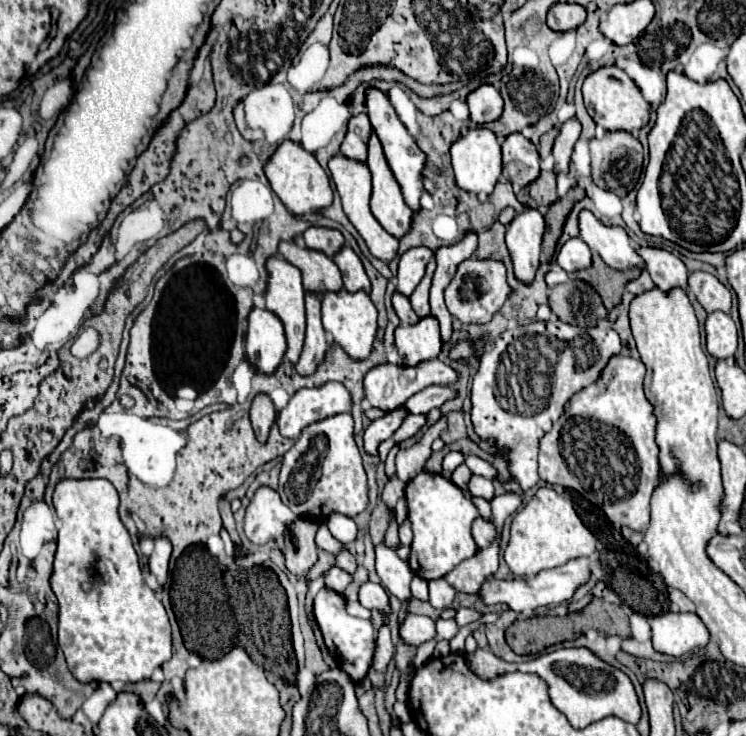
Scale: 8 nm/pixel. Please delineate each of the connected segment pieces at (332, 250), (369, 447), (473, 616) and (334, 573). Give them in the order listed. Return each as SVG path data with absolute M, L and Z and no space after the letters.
M309 227L303 233L303 241L305 241L305 245L309 249L321 251L327 257L333 257L345 245L345 239L343 239L343 235L339 231L323 229L323 227Z
M399 407L387 415L383 415L381 419L375 419L367 429L365 429L365 451L369 455L377 455L377 449L383 441L387 441L405 421L405 417L409 415L409 411L405 407Z
M459 607L457 609L457 615L455 615L455 621L459 627L467 625L467 623L473 623L473 621L479 621L483 617L483 613L475 611L475 609L465 609L465 607Z
M333 565L327 571L325 585L329 585L331 589L335 589L335 591L343 593L343 591L345 591L345 587L347 587L352 580L353 577L351 575L345 573L345 571L337 567L337 565Z

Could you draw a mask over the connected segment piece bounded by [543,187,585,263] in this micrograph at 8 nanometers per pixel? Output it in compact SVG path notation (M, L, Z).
M573 187L567 193L567 197L559 199L557 203L553 203L547 209L547 215L545 215L545 235L543 235L543 261L551 263L553 253L555 253L555 247L557 247L557 241L559 241L559 237L563 233L565 219L571 213L573 205L577 201L581 201L583 197L585 197L585 191L581 187Z

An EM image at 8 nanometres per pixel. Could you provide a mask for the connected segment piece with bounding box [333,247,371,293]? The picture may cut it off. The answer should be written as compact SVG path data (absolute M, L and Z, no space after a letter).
M343 247L333 257L333 261L337 263L337 267L339 267L341 275L343 275L345 291L349 291L349 293L357 293L357 291L369 293L371 291L371 283L369 283L369 277L365 275L361 259L353 253L351 247Z

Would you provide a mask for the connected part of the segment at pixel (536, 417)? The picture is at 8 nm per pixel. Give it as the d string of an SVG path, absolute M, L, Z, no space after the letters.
M549 319L549 321L533 321L529 325L507 329L495 339L493 347L481 357L481 365L473 377L473 389L471 389L473 429L481 437L481 441L493 439L497 447L509 449L507 461L523 493L527 493L531 487L539 483L537 447L543 435L551 431L551 425L555 419L559 419L565 403L577 391L583 391L589 383L595 383L601 377L605 363L609 363L609 359L619 353L621 353L621 339L613 331L609 321L603 321L597 327L583 329L577 325L563 323L559 319Z

